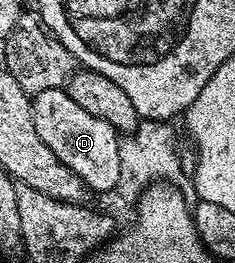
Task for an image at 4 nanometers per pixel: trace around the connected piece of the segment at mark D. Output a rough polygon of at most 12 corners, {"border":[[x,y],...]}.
{"border":[[63,89],[34,129],[89,192],[115,192],[121,136]]}

